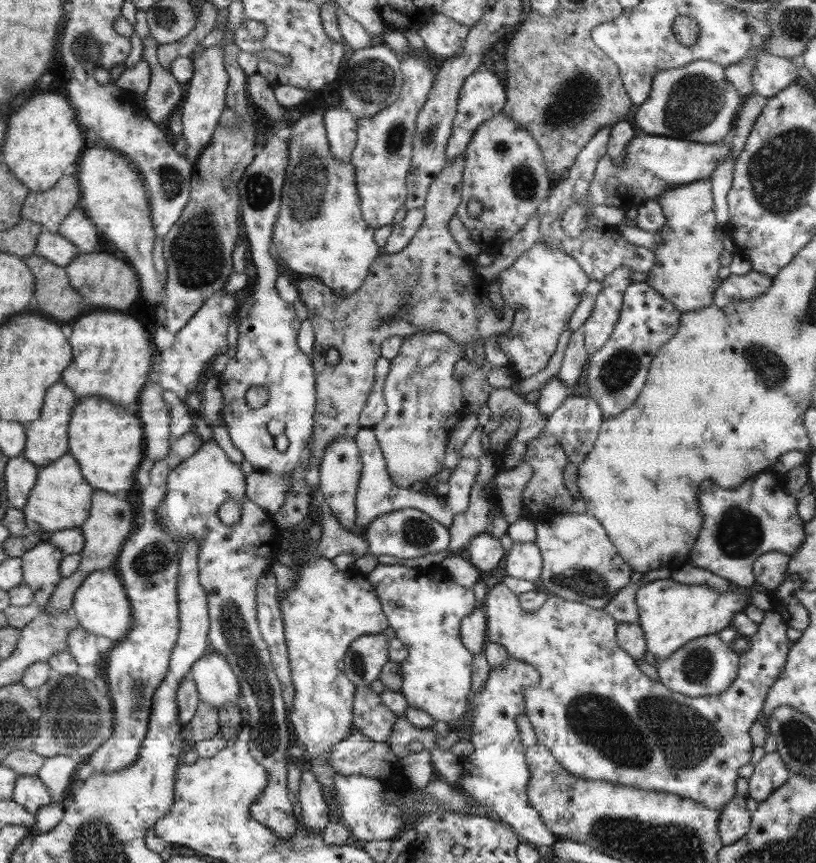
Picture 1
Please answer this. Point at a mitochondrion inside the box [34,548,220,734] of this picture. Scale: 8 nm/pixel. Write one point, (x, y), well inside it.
(137, 687)

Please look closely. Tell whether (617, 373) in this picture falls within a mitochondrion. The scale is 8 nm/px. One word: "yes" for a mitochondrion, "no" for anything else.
yes

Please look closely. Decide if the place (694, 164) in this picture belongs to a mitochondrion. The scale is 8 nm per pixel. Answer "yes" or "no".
no

